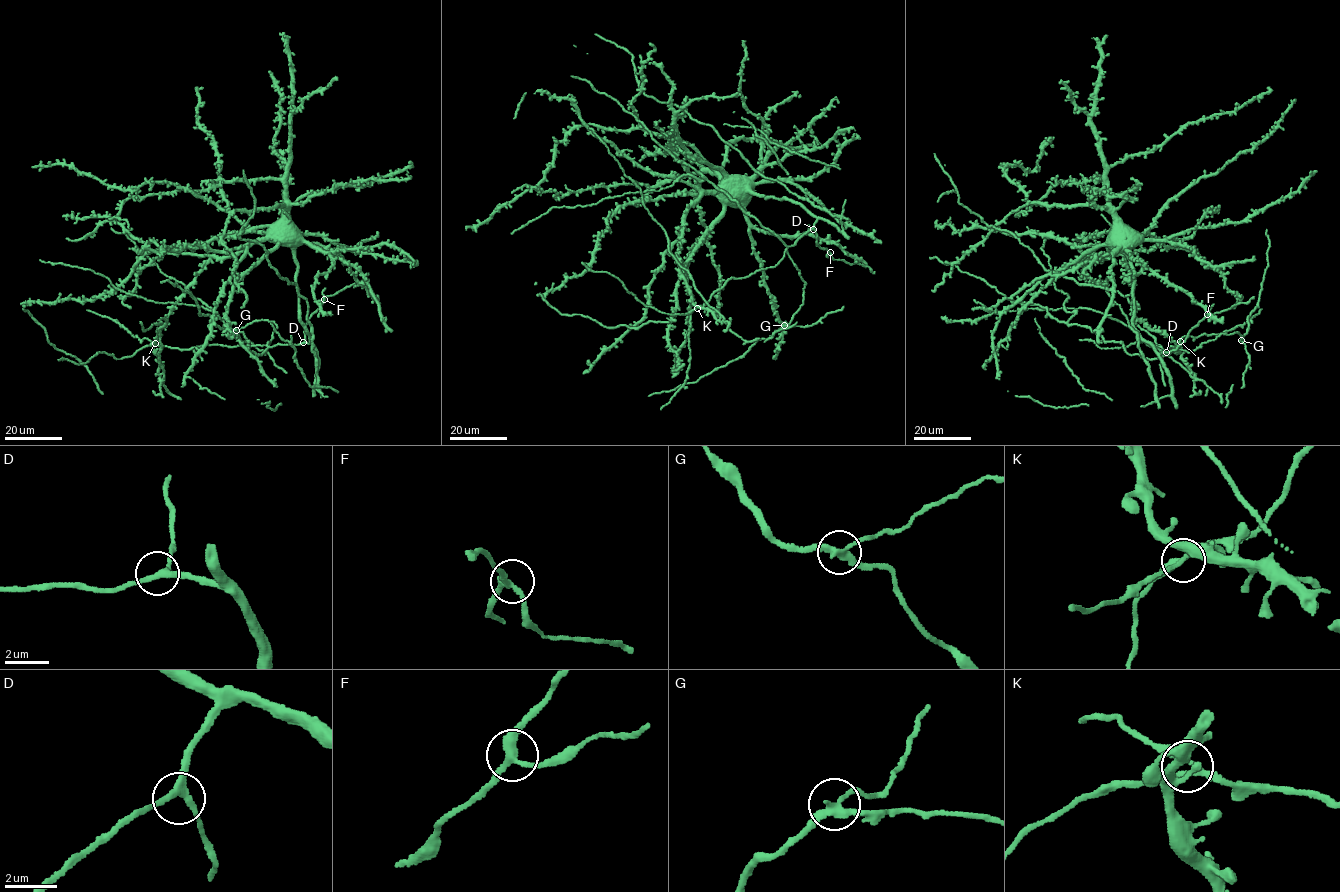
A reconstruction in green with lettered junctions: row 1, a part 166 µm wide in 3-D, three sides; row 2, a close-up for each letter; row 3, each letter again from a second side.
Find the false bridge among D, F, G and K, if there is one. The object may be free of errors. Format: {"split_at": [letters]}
{"split_at": ["G"]}

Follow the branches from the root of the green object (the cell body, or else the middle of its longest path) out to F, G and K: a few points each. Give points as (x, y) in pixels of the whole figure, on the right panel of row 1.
F: (1128, 239), (1128, 258), (1133, 271), (1133, 326), (1139, 335), (1159, 354), (1168, 352), (1184, 341), (1207, 314)
G: (1128, 239), (1133, 328), (1154, 350), (1190, 352), (1222, 333), (1238, 332), (1241, 341)
K: (1128, 239), (1128, 258), (1133, 271), (1133, 329), (1159, 354), (1180, 352), (1168, 346), (1172, 349), (1180, 341)

